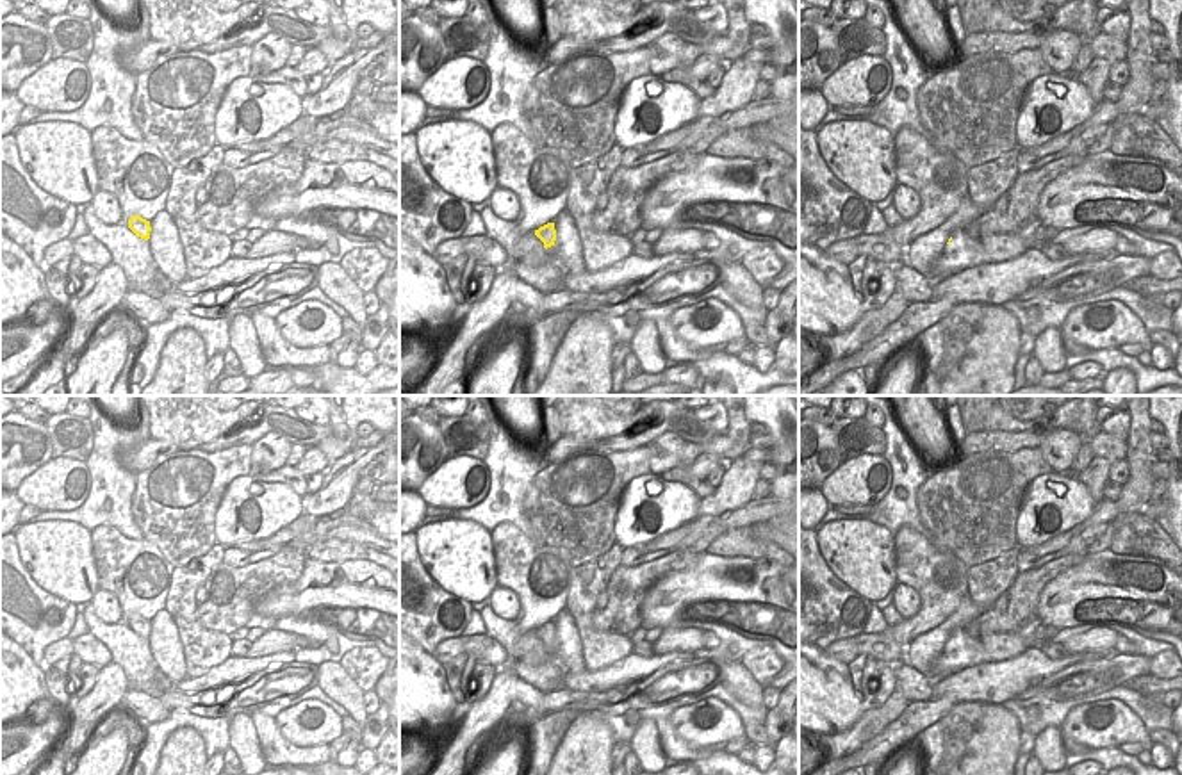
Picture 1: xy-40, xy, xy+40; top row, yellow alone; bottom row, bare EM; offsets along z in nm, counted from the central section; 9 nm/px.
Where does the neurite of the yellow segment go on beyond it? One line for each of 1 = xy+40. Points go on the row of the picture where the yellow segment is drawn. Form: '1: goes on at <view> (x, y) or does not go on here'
1: does not go on here

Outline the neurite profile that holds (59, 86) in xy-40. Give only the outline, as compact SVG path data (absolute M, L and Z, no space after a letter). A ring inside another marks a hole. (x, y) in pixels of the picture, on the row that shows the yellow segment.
M52 59L27 77L14 91L25 107L41 112L73 112L89 96L91 77L84 62Z

